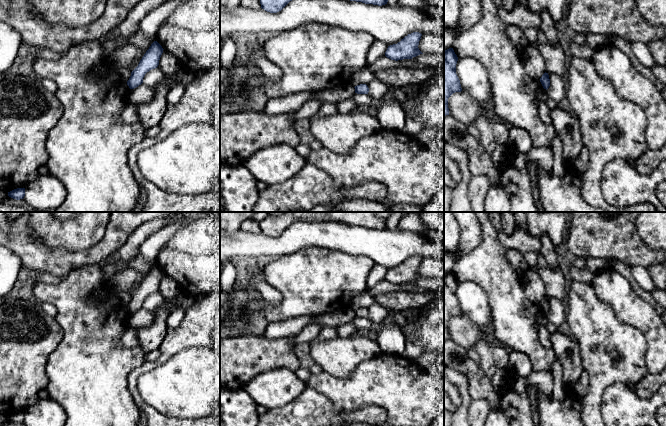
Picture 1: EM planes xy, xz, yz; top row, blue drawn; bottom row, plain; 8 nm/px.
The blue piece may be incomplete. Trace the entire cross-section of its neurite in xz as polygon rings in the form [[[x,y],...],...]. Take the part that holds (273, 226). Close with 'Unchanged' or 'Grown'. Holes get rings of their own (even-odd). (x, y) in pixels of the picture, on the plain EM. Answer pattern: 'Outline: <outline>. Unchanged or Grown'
Outline: [[[285,212],[282,215],[268,215],[260,224],[261,232],[270,237],[281,235],[290,225],[300,221],[312,222],[340,222],[350,225],[362,226],[382,230],[387,228],[388,221],[380,218],[375,212]]]. Unchanged

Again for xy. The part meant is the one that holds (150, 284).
Outline: [[[157,265],[151,268],[138,290],[131,296],[131,300],[127,305],[127,309],[130,313],[134,313],[141,309],[145,298],[158,291],[163,274],[164,273]]]. Unchanged

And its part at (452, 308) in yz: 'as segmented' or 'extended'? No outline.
as segmented

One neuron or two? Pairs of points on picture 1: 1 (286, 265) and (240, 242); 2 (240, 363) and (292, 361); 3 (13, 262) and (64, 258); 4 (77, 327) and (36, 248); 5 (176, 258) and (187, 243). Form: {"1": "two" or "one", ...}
{"1": "two", "2": "one", "3": "two", "4": "two", "5": "two"}

